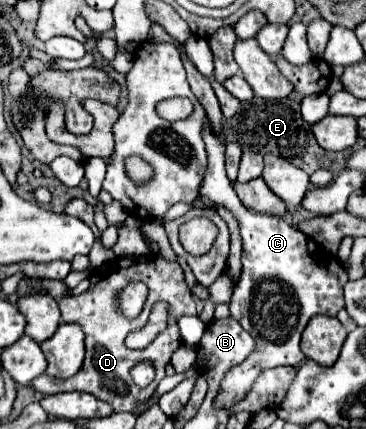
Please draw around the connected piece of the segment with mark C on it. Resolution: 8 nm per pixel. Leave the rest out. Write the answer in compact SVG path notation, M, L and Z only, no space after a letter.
M205 122L203 140L207 150L207 168L205 180L199 188L199 198L211 200L213 206L229 208L229 212L233 212L239 222L239 232L243 240L243 272L237 288L233 290L229 308L231 316L249 334L253 334L257 342L255 354L251 354L243 364L233 366L221 380L221 388L215 398L215 408L221 410L241 402L251 392L253 382L263 370L277 366L297 366L305 360L305 354L299 348L301 332L305 330L311 316L337 316L337 312L345 308L343 284L347 282L347 272L309 236L295 230L287 218L247 210L237 198L225 174L225 140L211 130L209 122Z

